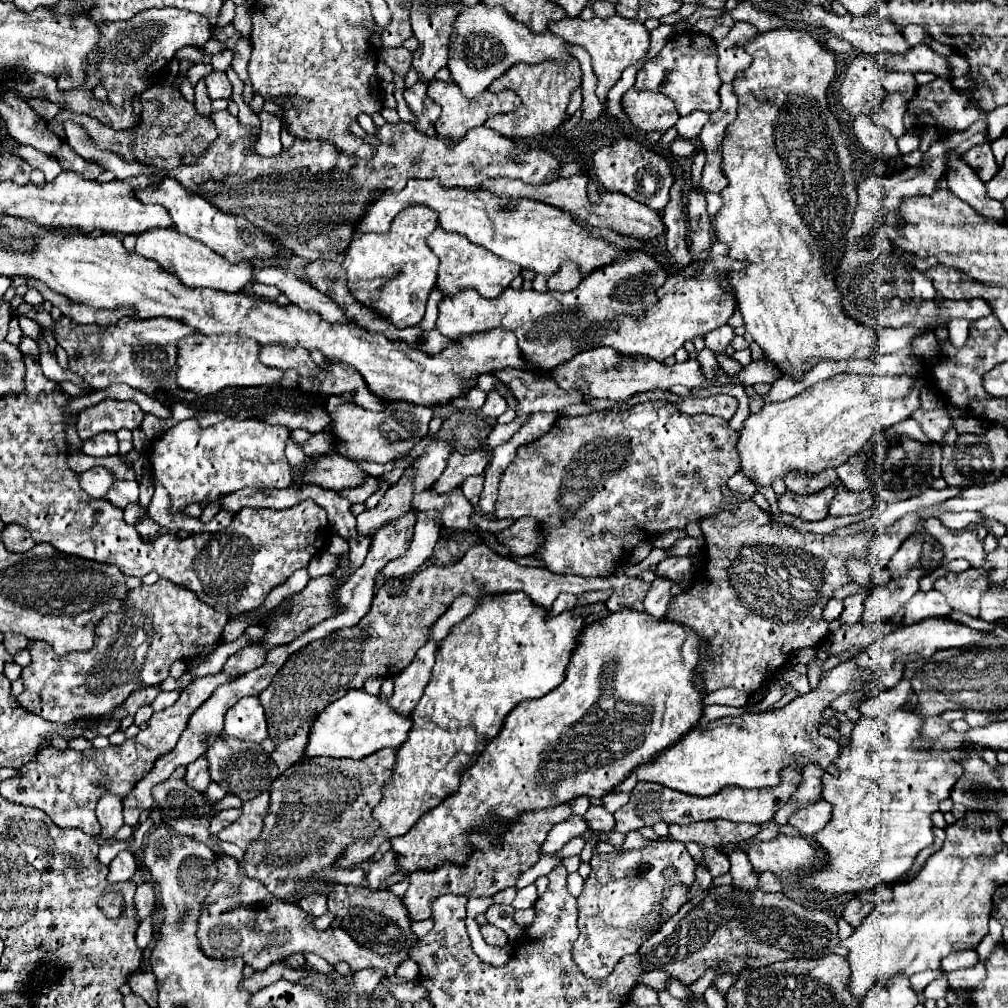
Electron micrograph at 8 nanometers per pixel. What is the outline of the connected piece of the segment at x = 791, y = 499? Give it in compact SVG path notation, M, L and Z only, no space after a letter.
M828 486L816 494L806 494L806 496L792 494L786 490L782 496L778 496L778 506L782 512L794 514L808 522L816 522L828 516L828 506L832 496L834 496L834 486Z

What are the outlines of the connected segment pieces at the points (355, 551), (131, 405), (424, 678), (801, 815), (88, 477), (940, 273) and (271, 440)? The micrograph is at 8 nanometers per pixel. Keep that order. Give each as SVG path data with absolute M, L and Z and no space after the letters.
M360 536L358 542L356 540L350 542L350 568L362 564L368 548L370 548L370 536Z
M104 400L78 414L78 436L82 440L100 432L118 432L120 428L134 430L144 420L144 410L134 400Z
M426 642L418 650L414 662L408 668L404 668L398 676L394 676L394 694L390 696L388 702L392 710L396 710L398 714L404 714L408 718L416 708L422 696L422 690L430 680L436 648L438 648L438 642Z
M818 800L818 802L814 802L814 804L810 804L810 806L802 808L802 810L796 810L790 816L788 824L794 826L800 834L812 836L812 834L816 834L818 830L822 830L828 824L830 814L832 814L832 806L828 802Z
M94 466L94 468L80 474L80 486L92 498L102 498L108 492L108 488L112 486L112 482L114 482L112 472L108 472L102 466Z
M936 266L924 274L934 282L934 288L940 296L958 298L958 272L950 272L944 266Z
M194 418L184 420L166 430L148 448L152 478L166 488L170 512L180 512L194 502L224 498L246 486L256 490L288 488L292 484L292 468L284 454L288 436L288 428L270 426L256 418L226 418L208 428L200 428Z

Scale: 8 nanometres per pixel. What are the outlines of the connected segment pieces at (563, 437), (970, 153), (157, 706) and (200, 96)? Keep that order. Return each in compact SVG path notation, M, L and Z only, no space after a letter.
M644 402L636 404L630 410L624 412L592 412L586 416L576 416L576 418L560 418L552 426L548 434L538 438L536 442L528 442L518 448L518 454L514 462L502 472L500 478L500 494L496 500L496 518L522 518L522 516L534 516L540 520L542 530L546 534L544 546L534 554L536 558L542 558L548 566L548 570L556 574L578 574L578 576L606 576L616 564L624 562L634 546L642 540L650 540L652 534L660 534L672 528L686 528L690 522L696 522L708 514L720 512L720 502L722 502L722 486L726 480L740 470L740 456L736 454L736 438L738 432L732 430L728 422L720 417L708 414L684 414L670 402Z
M990 144L976 146L976 148L968 150L962 158L964 162L976 172L976 176L978 176L982 182L992 180L994 174L998 172L994 154L992 154L992 150L990 150Z
M180 691L160 692L151 704L154 712L162 711L172 706L180 696Z
M200 80L198 84L196 84L196 110L200 112L200 116L210 116L212 114L212 108L210 108L210 96L208 96L208 90L206 90L206 84L204 84L204 80Z

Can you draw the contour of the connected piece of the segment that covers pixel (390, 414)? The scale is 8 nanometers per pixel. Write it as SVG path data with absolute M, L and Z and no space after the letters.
M350 394L328 396L326 410L334 418L332 432L342 440L340 450L344 454L350 454L362 460L374 460L378 464L386 464L390 460L396 460L408 454L408 450L412 450L412 446L416 446L420 438L428 436L428 422L432 418L432 410L428 406L418 406L404 400L392 402L392 410L386 408L382 412L370 412L354 404Z

